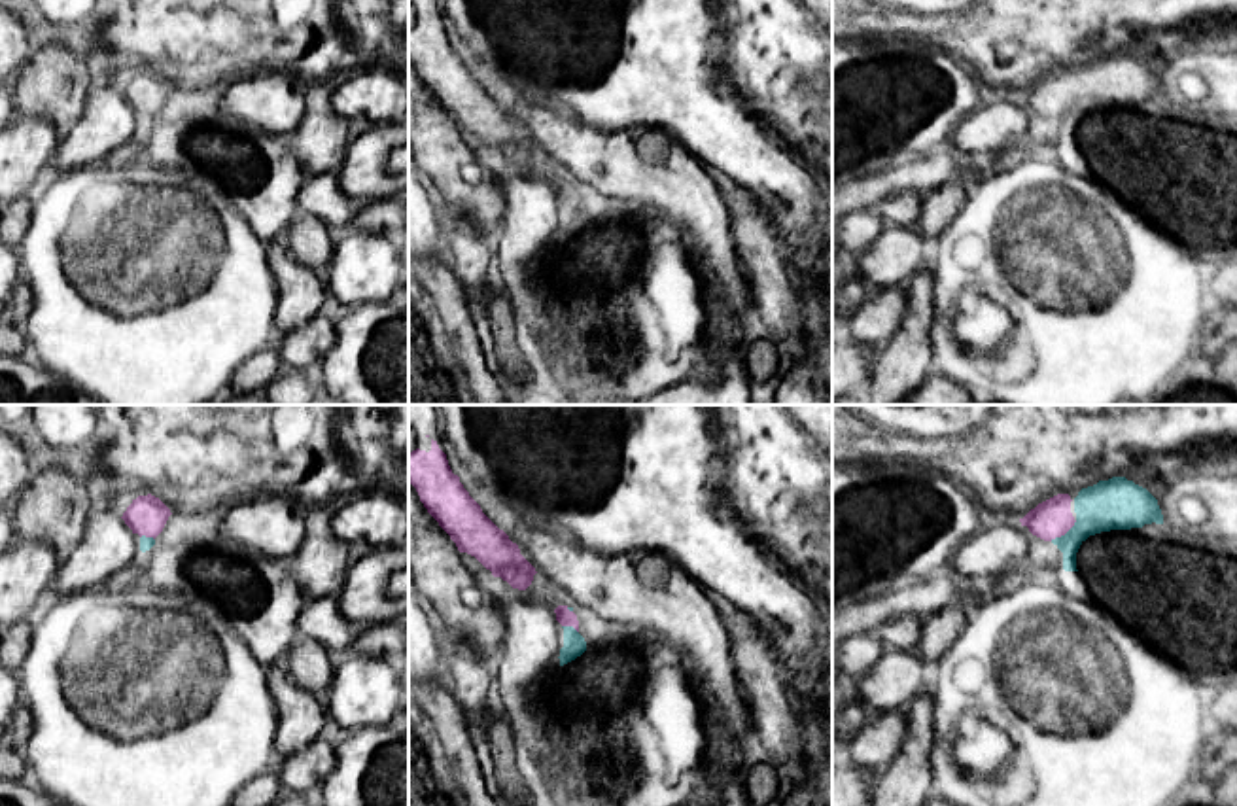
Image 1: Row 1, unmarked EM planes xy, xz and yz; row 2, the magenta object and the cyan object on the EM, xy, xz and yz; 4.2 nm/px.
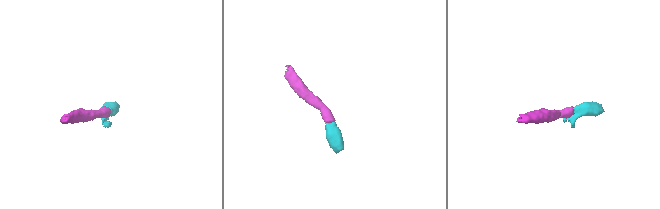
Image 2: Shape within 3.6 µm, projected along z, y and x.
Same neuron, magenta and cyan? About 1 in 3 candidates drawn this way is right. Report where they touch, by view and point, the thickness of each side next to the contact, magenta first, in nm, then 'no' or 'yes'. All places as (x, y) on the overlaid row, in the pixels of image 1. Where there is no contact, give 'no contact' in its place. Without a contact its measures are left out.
yz (1063, 534) | 160/220 nm | yes

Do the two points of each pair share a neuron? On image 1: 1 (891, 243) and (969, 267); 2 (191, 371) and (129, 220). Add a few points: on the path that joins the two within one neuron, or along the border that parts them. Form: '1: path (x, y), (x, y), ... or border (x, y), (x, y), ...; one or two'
1: border (927, 241), (923, 263); two
2: path (154, 333), (129, 309), (129, 258); one

